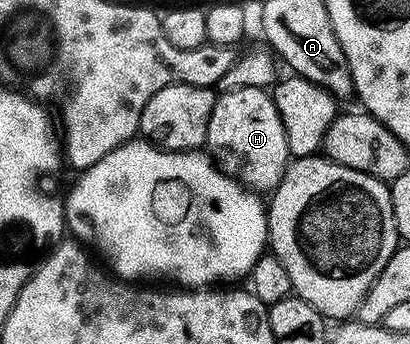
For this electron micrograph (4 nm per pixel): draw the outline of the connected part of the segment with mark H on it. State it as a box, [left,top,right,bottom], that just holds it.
[205,86,291,193]

